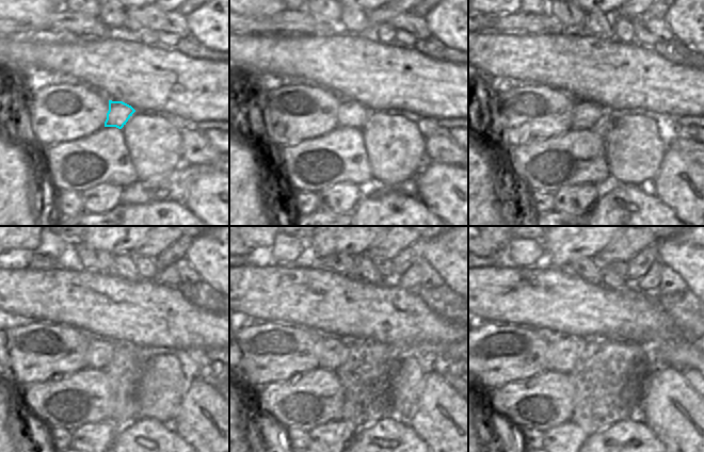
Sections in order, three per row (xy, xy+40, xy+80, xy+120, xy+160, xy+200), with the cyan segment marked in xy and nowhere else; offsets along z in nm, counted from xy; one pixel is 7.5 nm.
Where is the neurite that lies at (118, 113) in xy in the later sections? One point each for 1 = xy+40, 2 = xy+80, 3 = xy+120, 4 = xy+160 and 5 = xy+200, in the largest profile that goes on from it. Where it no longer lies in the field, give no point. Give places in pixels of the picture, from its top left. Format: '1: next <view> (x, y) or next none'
1: next xy+40 (351, 113)
2: next xy+80 (585, 114)
3: next xy+120 (99, 353)
4: next xy+160 (331, 353)
5: next xy+200 (563, 350)

